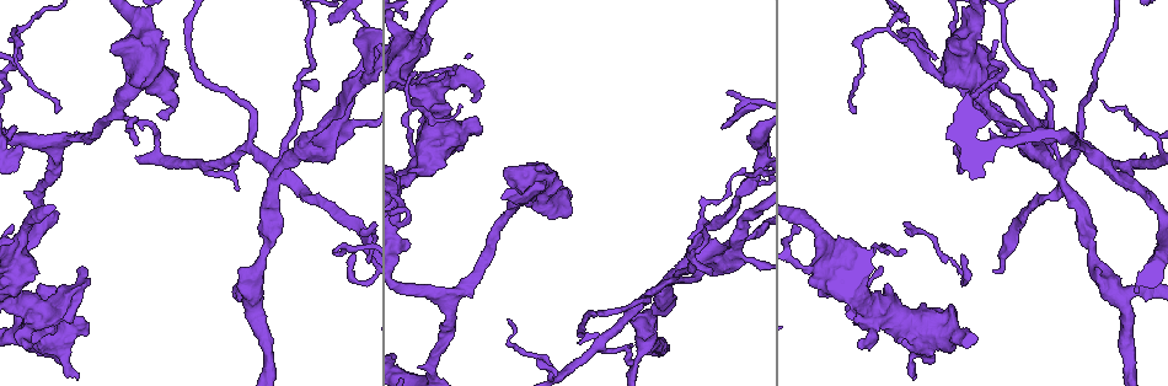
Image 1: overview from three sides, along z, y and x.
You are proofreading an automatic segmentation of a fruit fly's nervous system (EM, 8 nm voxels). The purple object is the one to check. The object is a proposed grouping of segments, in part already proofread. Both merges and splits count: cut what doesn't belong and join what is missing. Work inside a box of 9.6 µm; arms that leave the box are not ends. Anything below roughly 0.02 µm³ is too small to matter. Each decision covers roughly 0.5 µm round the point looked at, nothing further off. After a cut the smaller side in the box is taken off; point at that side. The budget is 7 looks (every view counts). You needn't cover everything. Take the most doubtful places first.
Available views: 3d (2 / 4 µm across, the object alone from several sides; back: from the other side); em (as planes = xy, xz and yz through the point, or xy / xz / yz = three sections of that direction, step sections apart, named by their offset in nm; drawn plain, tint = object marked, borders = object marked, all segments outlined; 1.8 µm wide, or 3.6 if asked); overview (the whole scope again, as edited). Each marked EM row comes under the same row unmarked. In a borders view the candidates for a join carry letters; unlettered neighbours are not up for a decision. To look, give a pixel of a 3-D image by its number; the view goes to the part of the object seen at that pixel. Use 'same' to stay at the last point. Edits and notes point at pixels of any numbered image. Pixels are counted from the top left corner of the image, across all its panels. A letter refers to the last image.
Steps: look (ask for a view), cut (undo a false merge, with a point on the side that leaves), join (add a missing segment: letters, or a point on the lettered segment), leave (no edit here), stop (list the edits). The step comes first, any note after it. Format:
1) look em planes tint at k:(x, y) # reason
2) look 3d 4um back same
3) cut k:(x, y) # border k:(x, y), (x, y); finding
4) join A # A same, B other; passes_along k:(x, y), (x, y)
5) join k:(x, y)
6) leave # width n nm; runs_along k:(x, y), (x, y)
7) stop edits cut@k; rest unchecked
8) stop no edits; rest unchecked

look 3d 4um at 1:(668, 281) # looks like a crossing

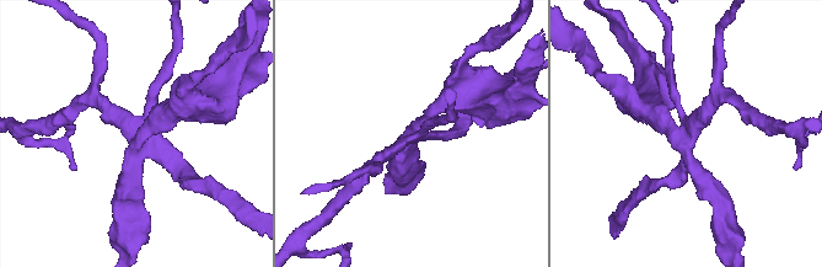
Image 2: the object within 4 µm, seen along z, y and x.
look em 3.6um planes borders at 2:(139, 138)

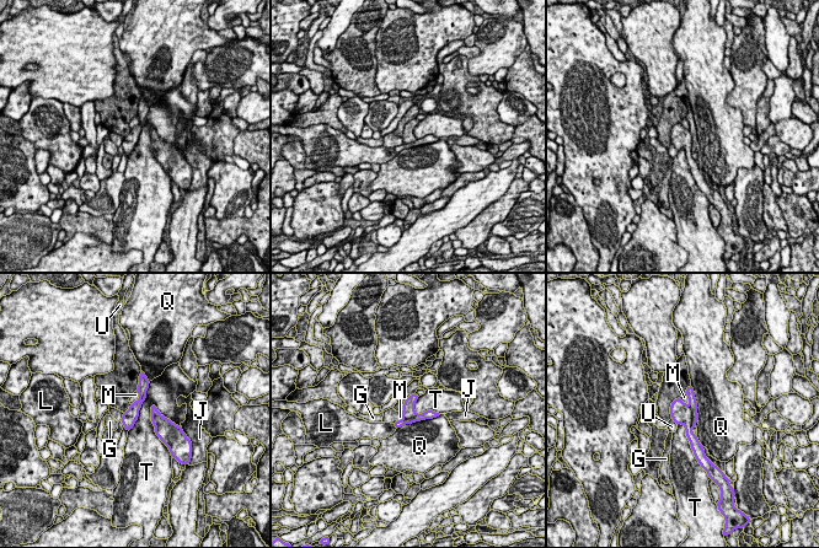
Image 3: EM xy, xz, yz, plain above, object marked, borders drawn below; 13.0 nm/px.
cut 3:(681, 413) # G other, J other, L other, M other, Q other, T other, U other; two neurons meet here

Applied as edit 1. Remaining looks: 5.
look overview # see it whole again

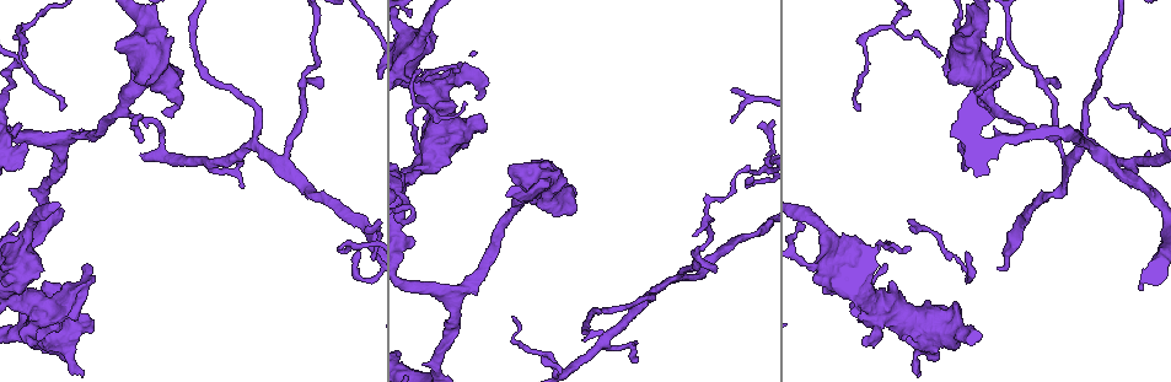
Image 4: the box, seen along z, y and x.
look em planes borders at 4:(458, 289) # arms part here

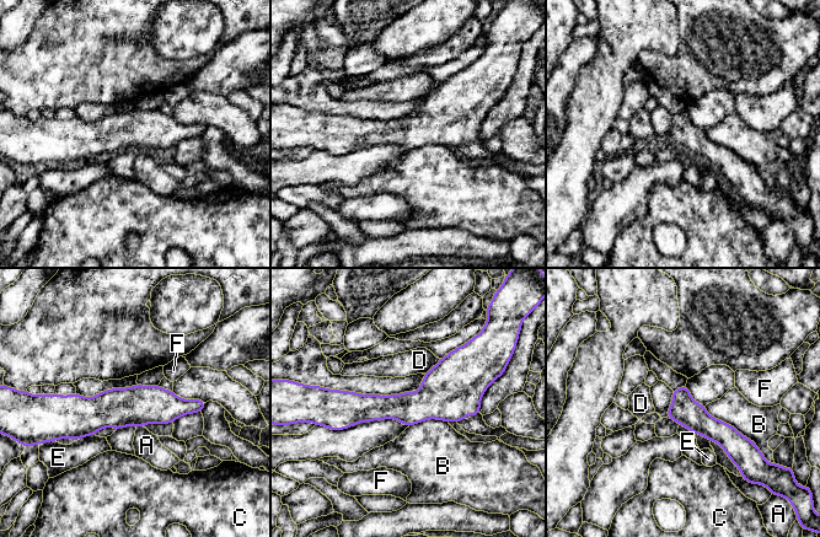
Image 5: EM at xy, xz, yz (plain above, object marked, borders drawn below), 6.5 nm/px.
leave # A other, B other, C other, D other, E other, F other; runs_along 5:(59, 399), (68, 407), (201, 406); one neuron here

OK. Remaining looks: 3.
look em planes borders at 4:(432, 156) # sudden change in width

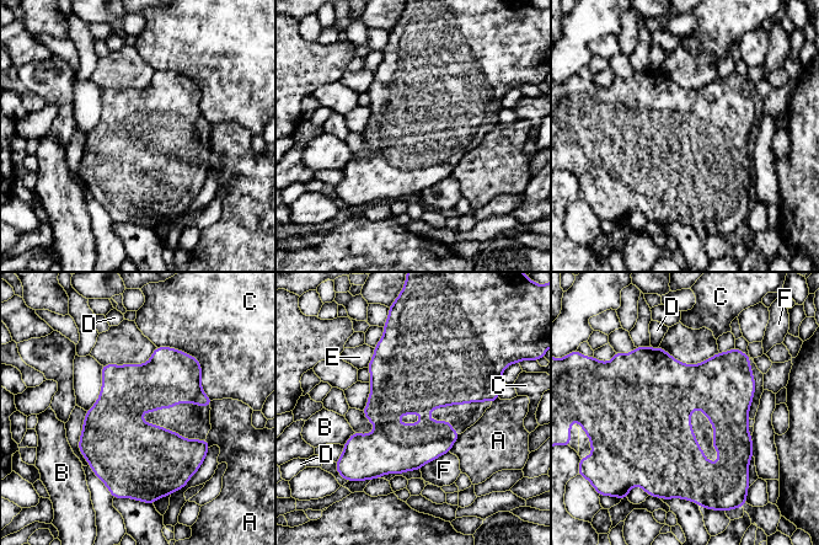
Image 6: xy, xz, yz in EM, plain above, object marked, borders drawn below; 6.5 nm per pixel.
leave # A other, B other, C other, D other, E other, F other; border 6:(461, 433), (449, 450); all the same neuron

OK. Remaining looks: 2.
stop edits cut@3; rest unchecked

